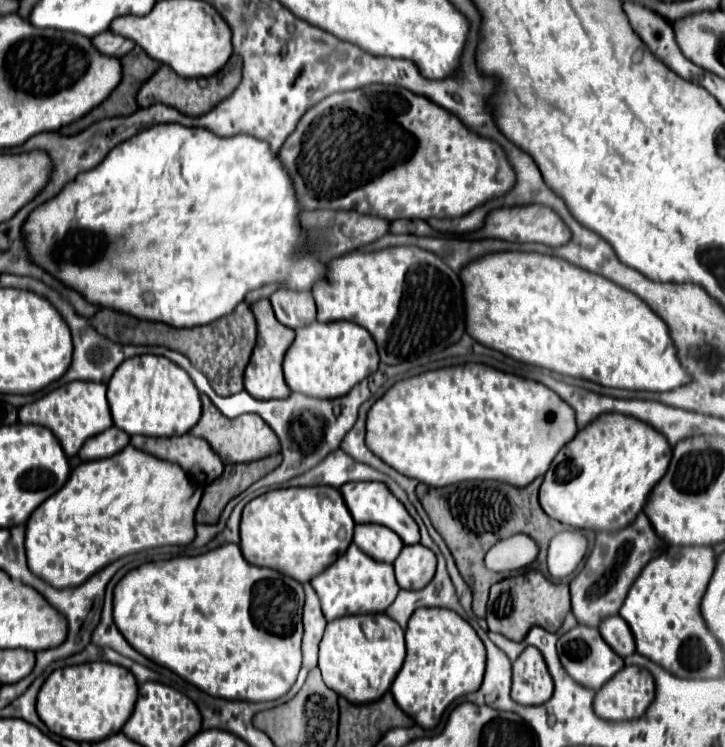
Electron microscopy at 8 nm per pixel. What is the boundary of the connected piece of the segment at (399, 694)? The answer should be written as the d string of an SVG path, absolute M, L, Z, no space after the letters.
M416 609L406 629L406 661L390 691L400 709L420 727L438 725L442 711L458 697L478 691L486 667L486 649L470 623L450 609Z

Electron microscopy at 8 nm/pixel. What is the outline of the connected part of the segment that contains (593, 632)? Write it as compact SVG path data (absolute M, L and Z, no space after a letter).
M576 625L574 629L558 637L558 655L560 655L560 663L566 669L566 673L582 687L588 687L594 691L598 691L608 679L612 679L612 675L616 675L616 671L624 667L624 659L616 655L608 647L608 643L604 643L598 629L586 627L586 625Z

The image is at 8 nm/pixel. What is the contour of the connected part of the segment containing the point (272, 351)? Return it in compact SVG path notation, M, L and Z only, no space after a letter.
M260 299L252 305L252 313L258 321L258 341L252 353L252 359L246 367L246 375L244 375L244 389L256 397L256 399L276 399L276 397L288 397L292 391L288 389L284 375L282 375L282 361L284 361L284 353L286 349L292 345L294 341L294 331L280 325L278 319L274 317L272 305L268 299Z

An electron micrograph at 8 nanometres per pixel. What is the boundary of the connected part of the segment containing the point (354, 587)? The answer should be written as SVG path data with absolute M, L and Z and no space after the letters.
M354 543L348 547L340 559L336 559L326 571L312 579L312 587L320 597L322 613L326 621L344 615L358 615L358 613L382 613L392 605L400 587L394 579L394 567L390 563L376 561L360 551Z

